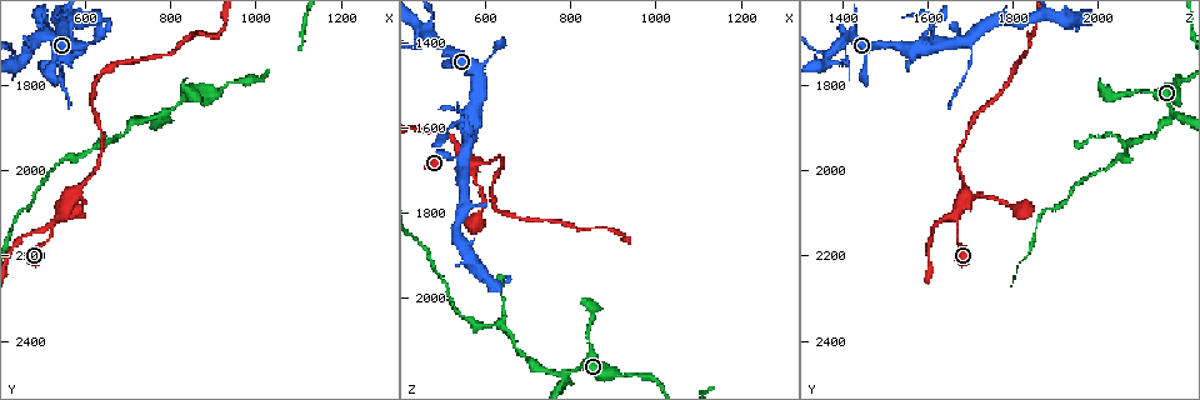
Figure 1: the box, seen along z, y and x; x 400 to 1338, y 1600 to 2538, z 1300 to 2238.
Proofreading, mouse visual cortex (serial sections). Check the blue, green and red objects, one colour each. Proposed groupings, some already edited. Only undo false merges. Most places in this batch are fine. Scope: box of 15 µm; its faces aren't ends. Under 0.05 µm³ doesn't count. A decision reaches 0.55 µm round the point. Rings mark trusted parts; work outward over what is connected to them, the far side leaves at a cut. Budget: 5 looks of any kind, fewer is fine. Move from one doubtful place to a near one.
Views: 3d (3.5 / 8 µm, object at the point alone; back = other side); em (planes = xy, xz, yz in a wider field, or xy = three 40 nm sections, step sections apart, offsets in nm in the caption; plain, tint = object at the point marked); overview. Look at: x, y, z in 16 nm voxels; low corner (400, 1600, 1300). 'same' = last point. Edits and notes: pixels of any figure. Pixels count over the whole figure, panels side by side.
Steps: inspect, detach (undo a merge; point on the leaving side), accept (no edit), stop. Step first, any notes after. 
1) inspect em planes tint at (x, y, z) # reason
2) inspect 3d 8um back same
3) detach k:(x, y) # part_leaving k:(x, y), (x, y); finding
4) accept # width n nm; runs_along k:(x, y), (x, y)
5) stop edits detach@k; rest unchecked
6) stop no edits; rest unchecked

inspect 3d 3.5um at (960, 1795, 2175) # a narrow waist

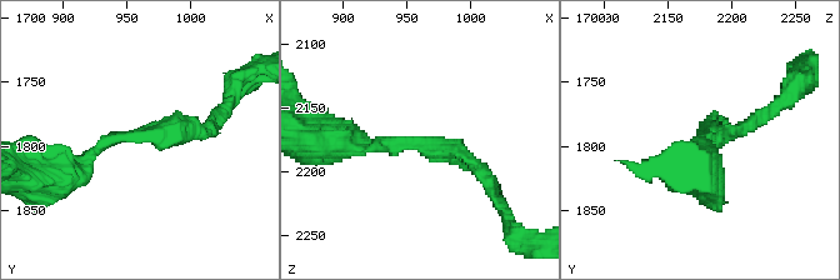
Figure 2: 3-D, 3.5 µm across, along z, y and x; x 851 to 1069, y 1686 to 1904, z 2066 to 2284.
inspect em planes tint at (956, 1792, 2178) # arm_widths 200, 250 nm

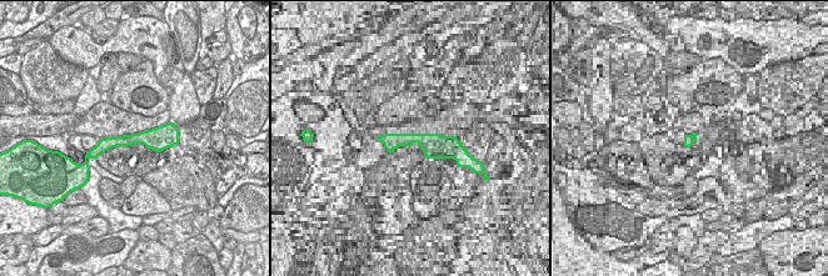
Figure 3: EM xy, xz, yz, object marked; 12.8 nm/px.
accept # runs_along 3:(170, 136), (115, 140), (93, 152); continuous, no second cell

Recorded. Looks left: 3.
inspect 3d 3.5um at (785, 1865, 2180) # a fork

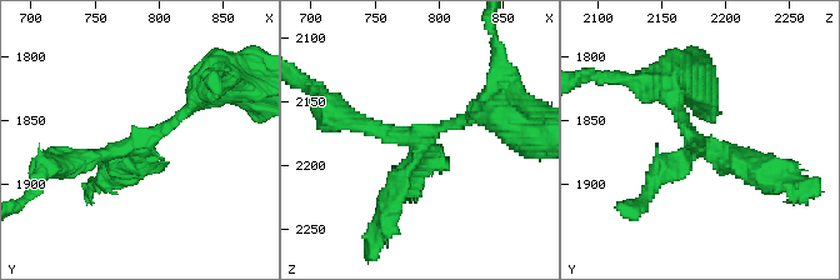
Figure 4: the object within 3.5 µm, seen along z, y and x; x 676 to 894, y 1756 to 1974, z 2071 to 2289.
inspect em xy step 1 tint at (786, 1864, 2178) # arms 3; arm_widths 200, 200, 250 nm

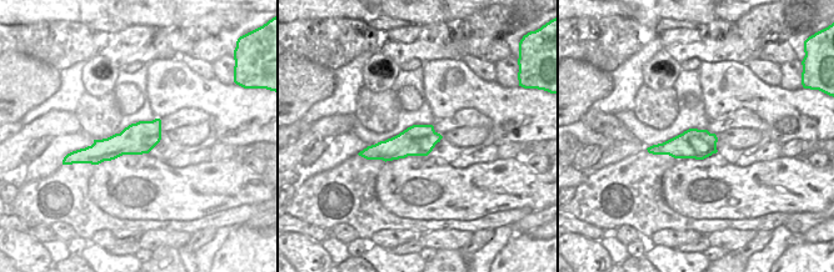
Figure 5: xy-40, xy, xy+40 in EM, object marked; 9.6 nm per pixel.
accept # runs_along 4:(205, 90), (151, 140), (68, 168); continuous, no second cell

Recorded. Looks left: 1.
stop no edits; rest unchecked

